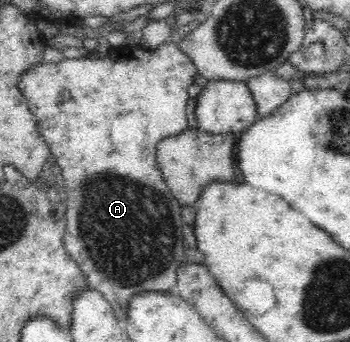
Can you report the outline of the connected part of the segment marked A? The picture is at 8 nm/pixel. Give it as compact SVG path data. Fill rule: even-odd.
M163 43L156 49L135 48L135 46L121 45L108 50L108 55L104 58L64 58L58 63L41 61L36 67L29 67L19 77L19 90L27 98L31 112L37 116L37 127L39 133L43 135L45 143L49 145L50 156L61 169L64 178L64 189L67 192L67 226L65 229L65 248L72 258L79 262L80 270L87 280L88 289L99 290L103 296L111 303L117 319L124 324L127 319L127 302L131 300L133 294L143 292L143 290L169 290L177 278L177 270L183 264L183 246L181 246L181 204L175 200L170 188L166 185L164 176L159 170L156 161L156 146L162 138L179 134L182 130L189 128L186 108L189 102L187 88L193 84L194 78L198 75L193 61L179 49L177 43ZM63 92L69 92L69 98L63 97Z

